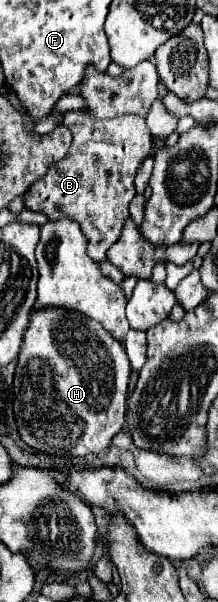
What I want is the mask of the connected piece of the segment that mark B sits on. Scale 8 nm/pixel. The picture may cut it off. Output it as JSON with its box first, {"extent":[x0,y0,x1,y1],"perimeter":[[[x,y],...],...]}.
{"extent":[23,110,153,262],"perimeter":[[[83,110],[63,116],[63,124],[73,134],[73,144],[63,160],[33,182],[23,196],[25,208],[51,218],[71,218],[79,222],[89,240],[87,254],[95,262],[107,260],[107,250],[119,240],[123,222],[129,216],[129,202],[135,196],[133,178],[141,162],[151,154],[153,136],[145,118],[127,114],[125,118],[95,120]]]}

